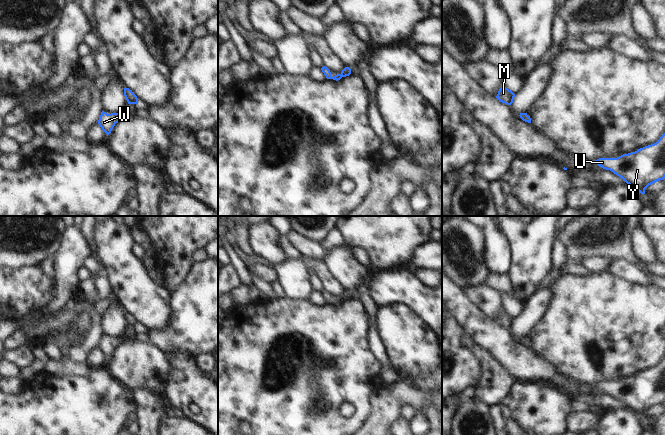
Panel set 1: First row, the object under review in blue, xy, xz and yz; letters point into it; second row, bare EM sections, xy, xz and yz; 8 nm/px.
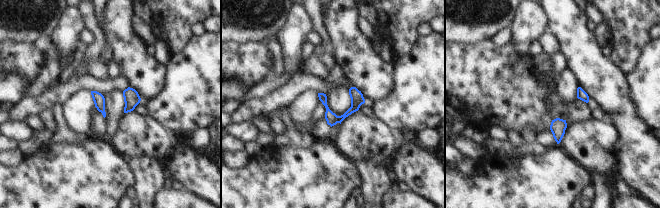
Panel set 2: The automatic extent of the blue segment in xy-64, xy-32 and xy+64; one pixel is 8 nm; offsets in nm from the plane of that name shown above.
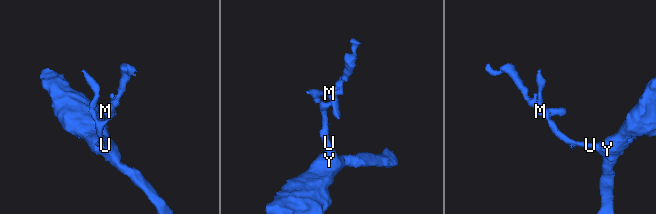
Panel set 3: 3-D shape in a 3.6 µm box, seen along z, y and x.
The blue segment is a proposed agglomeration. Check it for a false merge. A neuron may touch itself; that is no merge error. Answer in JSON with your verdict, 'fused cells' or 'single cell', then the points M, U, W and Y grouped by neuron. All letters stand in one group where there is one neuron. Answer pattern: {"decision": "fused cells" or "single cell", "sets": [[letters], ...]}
{"decision": "single cell", "sets": [["M", "U", "W", "Y"]]}

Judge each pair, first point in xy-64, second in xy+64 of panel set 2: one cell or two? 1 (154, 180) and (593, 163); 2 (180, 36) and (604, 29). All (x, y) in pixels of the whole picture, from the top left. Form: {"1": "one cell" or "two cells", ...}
{"1": "two cells", "2": "two cells"}

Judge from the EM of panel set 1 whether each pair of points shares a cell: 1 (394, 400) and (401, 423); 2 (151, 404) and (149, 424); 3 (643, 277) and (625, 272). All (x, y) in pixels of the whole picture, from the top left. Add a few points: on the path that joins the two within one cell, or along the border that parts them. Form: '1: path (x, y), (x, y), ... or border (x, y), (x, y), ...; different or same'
1: border (399, 417), (390, 424); different
2: path (149, 409), (149, 419); same
3: path (639, 276), (629, 272); same

